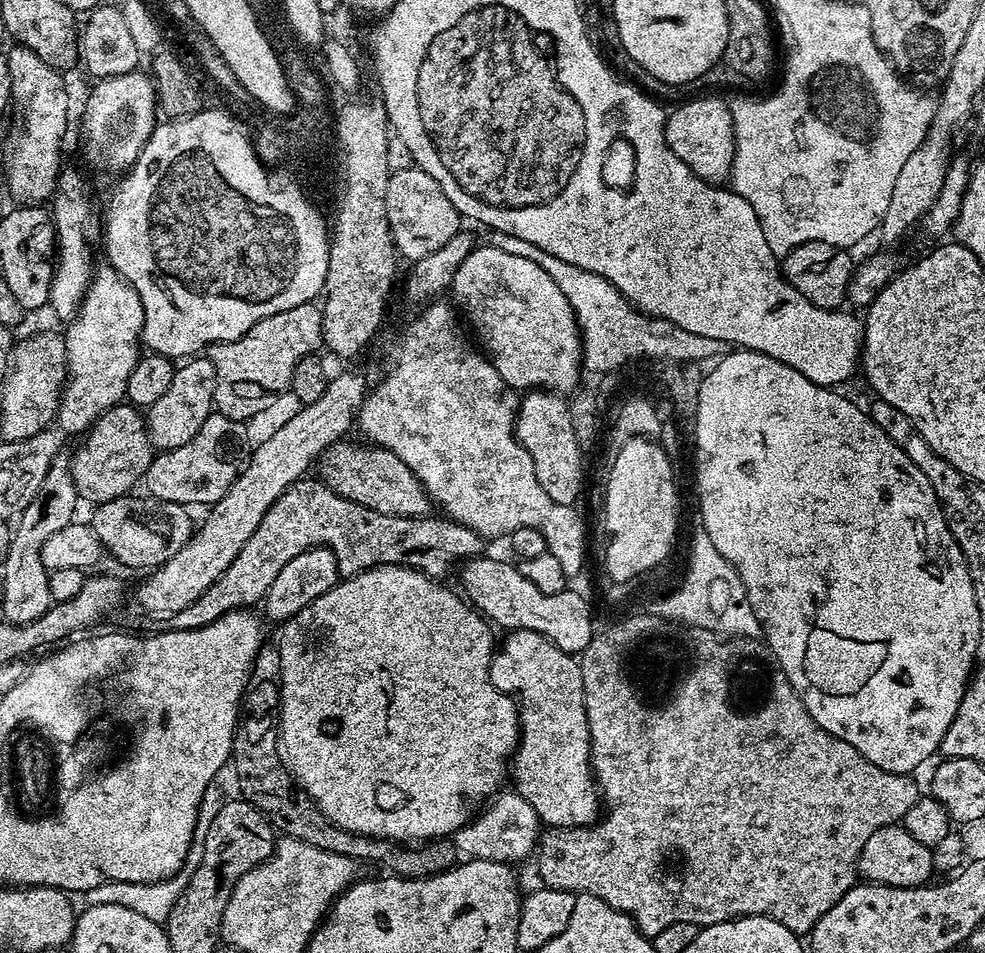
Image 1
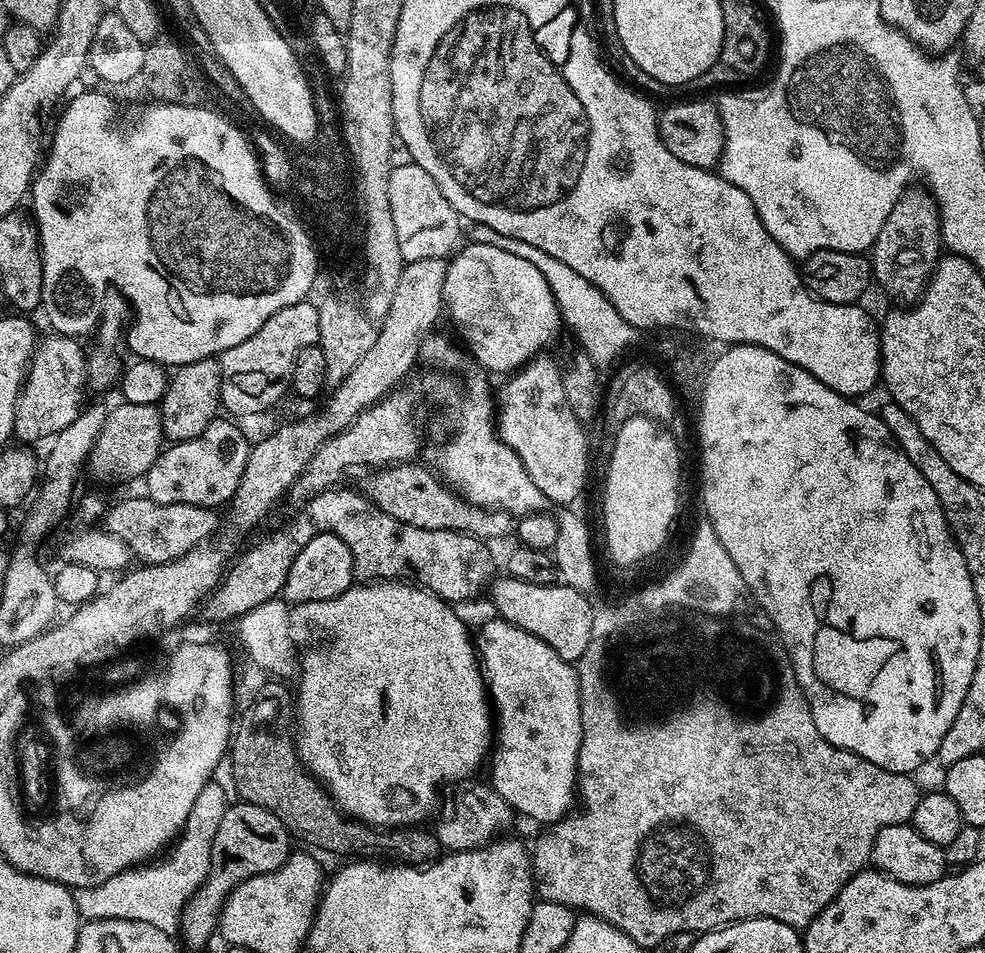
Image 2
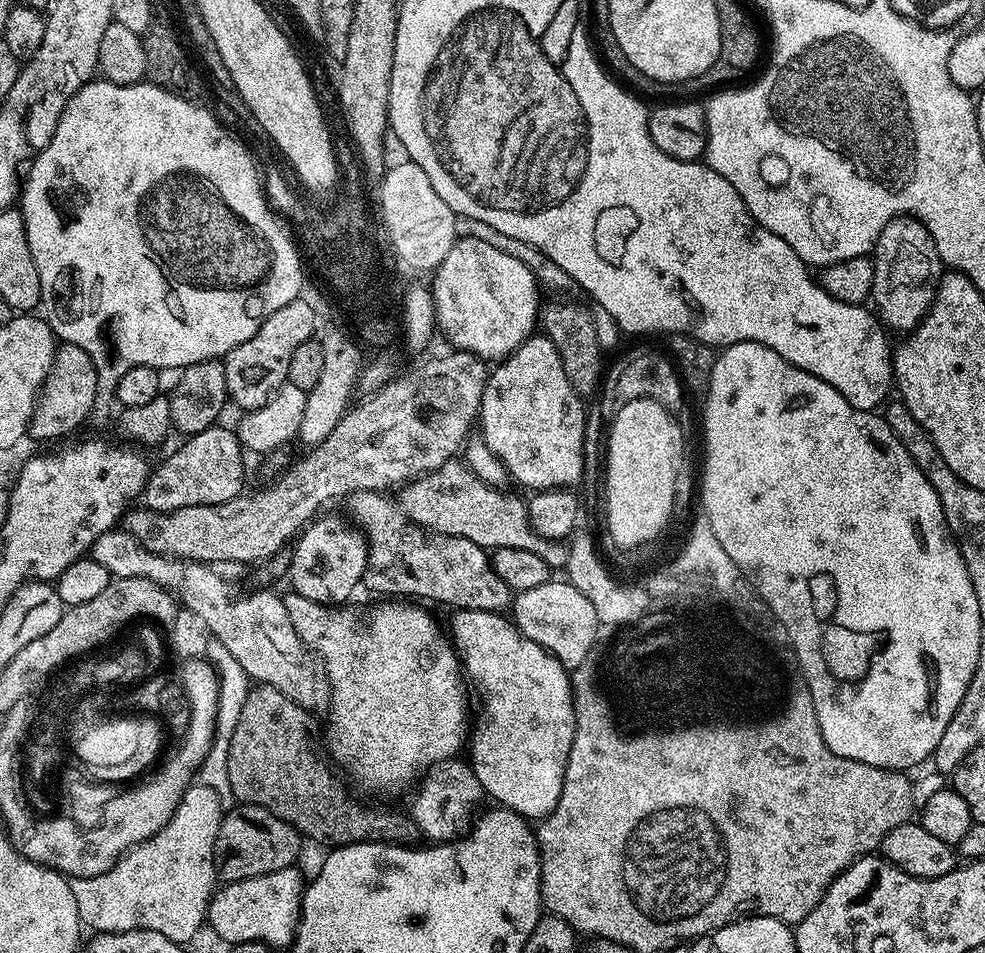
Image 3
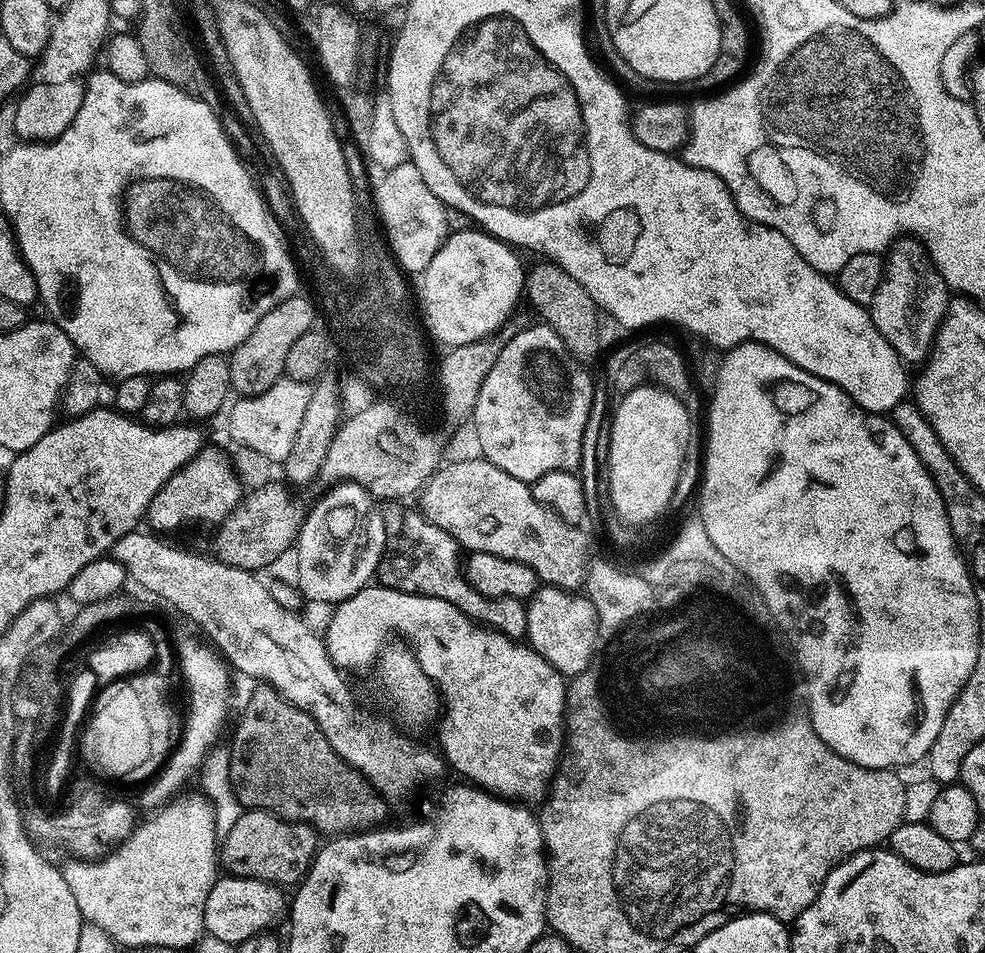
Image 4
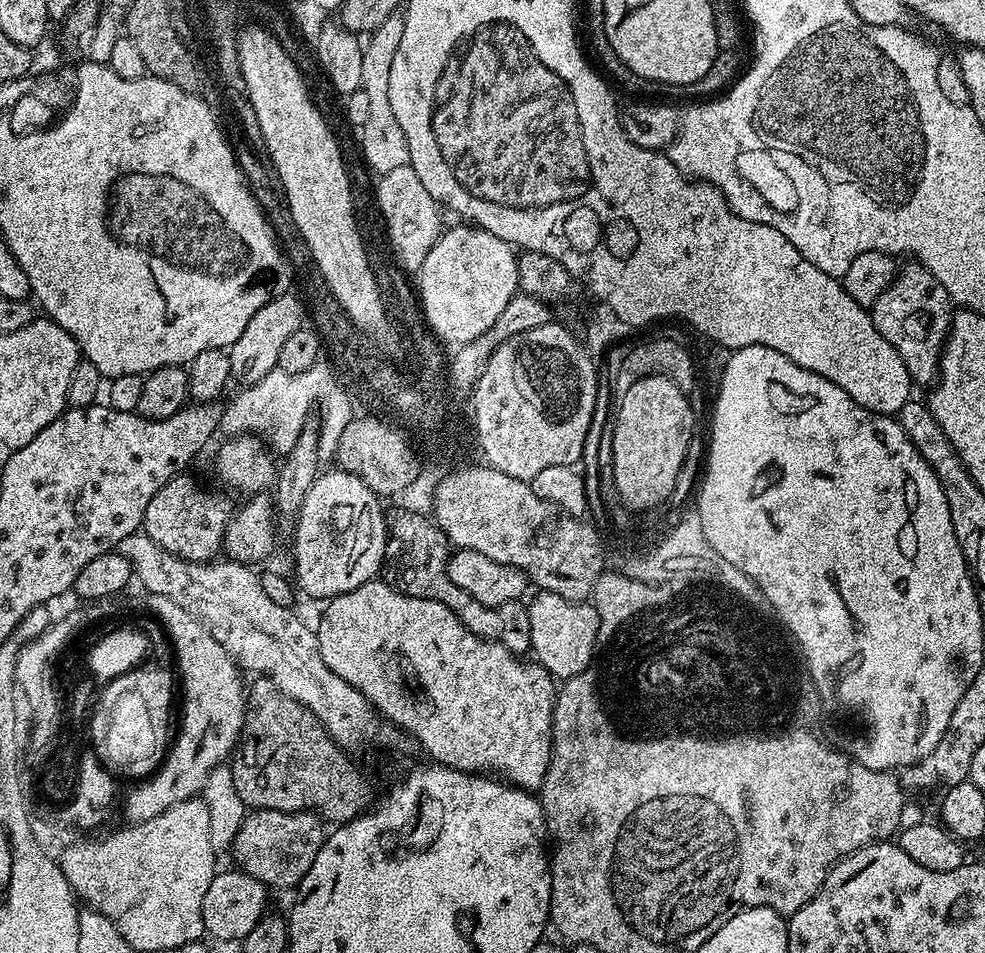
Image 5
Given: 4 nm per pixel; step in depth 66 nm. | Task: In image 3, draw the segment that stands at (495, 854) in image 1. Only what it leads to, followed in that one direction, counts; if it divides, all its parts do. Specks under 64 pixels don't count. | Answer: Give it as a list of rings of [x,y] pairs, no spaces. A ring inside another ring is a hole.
[[[460,758],[438,762],[423,773],[419,784],[420,793],[412,800],[410,815],[421,833],[432,842],[455,840],[465,835],[478,815],[479,804],[486,800],[484,787],[478,782],[471,764]]]

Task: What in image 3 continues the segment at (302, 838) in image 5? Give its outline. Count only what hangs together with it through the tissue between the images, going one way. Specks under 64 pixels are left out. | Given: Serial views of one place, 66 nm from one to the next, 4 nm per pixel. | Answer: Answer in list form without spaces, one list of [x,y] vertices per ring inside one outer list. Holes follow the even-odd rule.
[[[240,804],[233,807],[231,811],[223,817],[214,846],[215,875],[221,881],[231,882],[265,876],[271,872],[291,868],[297,863],[302,837],[294,826],[270,814],[270,810],[253,804]]]

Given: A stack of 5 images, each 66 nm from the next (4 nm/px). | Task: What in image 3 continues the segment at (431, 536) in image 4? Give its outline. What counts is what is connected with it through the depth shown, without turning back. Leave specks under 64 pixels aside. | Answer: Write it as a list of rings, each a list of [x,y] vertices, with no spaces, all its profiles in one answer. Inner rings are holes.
[[[353,492],[346,500],[346,504],[352,507],[351,519],[368,542],[368,565],[362,581],[365,589],[368,587],[372,592],[381,592],[384,595],[381,597],[384,598],[415,598],[420,602],[433,600],[436,604],[449,604],[449,609],[452,610],[469,608],[503,613],[511,605],[514,592],[495,573],[489,553],[485,549],[470,542],[470,538],[447,536],[418,527],[413,520],[409,520],[395,499],[387,500],[386,497],[384,492]]]

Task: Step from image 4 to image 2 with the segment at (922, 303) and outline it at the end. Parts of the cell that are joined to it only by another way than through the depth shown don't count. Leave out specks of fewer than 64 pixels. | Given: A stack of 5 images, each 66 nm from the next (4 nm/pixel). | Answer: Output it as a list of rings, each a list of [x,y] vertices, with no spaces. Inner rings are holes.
[[[927,190],[903,193],[896,201],[894,210],[890,210],[890,218],[886,218],[882,230],[878,230],[878,238],[870,249],[875,283],[884,287],[886,295],[901,300],[901,305],[915,305],[924,293],[941,255],[940,214],[932,193]]]

